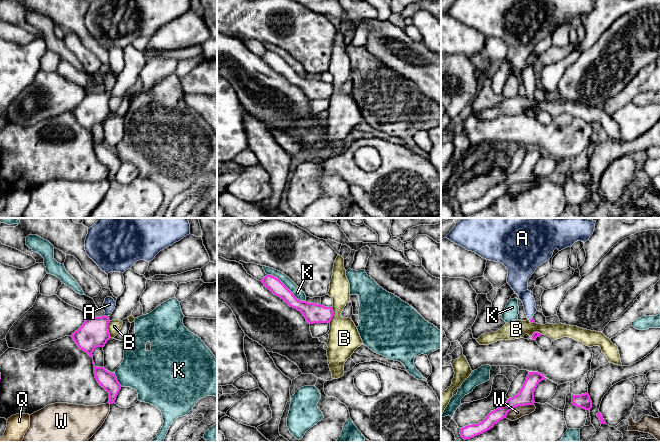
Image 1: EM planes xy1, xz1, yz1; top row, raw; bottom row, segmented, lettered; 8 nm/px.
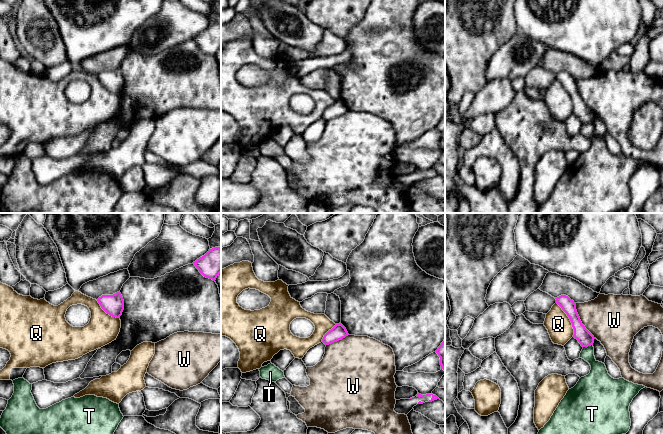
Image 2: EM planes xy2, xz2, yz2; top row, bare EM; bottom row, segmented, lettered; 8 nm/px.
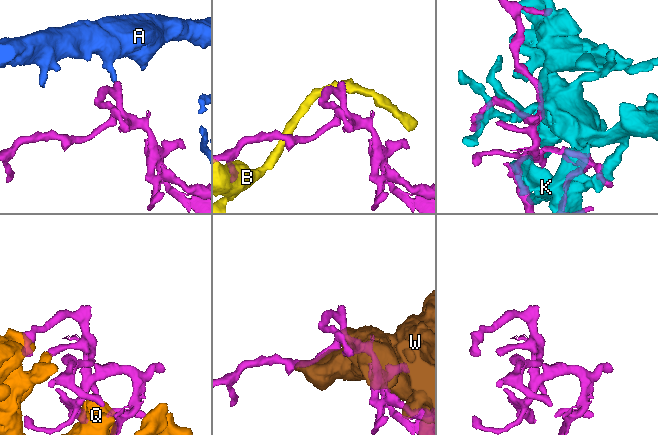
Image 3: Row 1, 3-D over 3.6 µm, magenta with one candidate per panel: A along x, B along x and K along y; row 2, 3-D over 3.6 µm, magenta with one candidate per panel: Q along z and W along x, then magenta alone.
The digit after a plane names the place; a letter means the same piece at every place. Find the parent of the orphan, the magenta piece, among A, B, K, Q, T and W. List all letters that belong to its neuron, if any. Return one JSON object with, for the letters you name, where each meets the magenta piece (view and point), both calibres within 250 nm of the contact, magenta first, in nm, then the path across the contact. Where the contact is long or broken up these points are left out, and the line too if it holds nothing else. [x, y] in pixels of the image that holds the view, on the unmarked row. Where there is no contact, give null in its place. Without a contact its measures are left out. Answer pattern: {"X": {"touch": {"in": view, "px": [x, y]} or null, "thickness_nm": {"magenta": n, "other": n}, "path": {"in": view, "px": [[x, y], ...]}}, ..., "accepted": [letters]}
{"A": {"touch": {"in": "xy1", "px": [106, 92]}, "thickness_nm": {"magenta": 220, "other": 100}, "path": {"in": "xy1", "px": [[94, 108], [106, 92], [109, 80]]}}, "accepted": ["A"]}

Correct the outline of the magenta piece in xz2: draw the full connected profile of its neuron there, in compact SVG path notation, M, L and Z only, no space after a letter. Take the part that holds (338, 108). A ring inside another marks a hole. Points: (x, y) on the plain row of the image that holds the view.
M336 100L331 106L329 106L323 113L322 118L325 121L332 120L339 116L342 116L346 112L348 112L348 108L346 104L341 100Z

